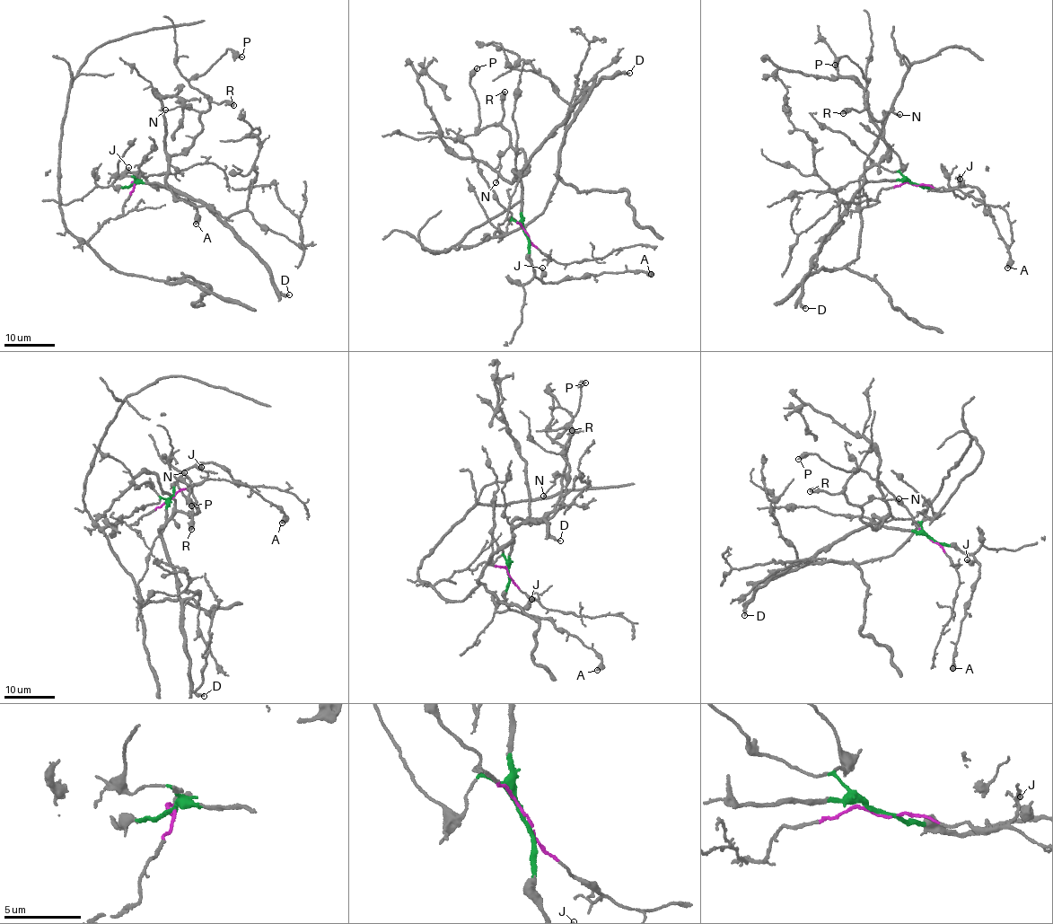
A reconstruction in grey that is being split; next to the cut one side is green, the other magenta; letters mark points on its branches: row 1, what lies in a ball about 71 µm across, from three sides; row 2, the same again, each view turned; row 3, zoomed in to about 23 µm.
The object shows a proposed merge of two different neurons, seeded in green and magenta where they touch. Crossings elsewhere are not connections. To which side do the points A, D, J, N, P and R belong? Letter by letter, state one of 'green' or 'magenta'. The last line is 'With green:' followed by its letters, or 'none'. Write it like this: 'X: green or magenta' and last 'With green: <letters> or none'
A: green
D: green
J: green
N: green
P: green
R: green
With green: A, D, J, N, P, R

